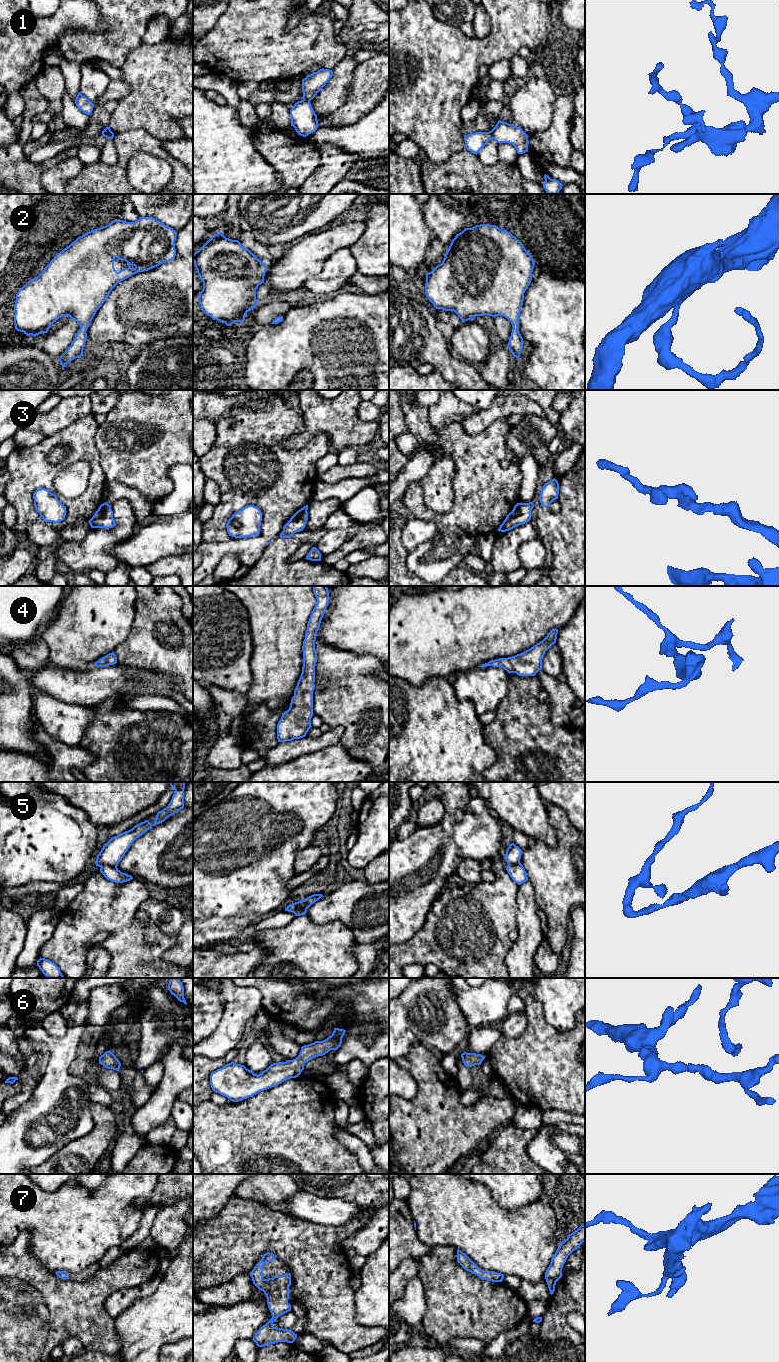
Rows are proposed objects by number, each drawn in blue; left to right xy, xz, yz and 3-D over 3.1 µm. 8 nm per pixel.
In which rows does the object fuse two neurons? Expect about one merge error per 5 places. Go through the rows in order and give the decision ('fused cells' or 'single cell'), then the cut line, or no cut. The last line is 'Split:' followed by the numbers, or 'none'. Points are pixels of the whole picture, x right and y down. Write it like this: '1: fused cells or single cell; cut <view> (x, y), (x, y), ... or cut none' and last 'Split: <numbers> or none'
1: fused cells; cut yz (490, 131), (492, 138)
2: single cell; cut none
3: single cell; cut none
4: single cell; cut none
5: fused cells; cut xy (100, 866), (111, 865), (116, 867)
6: single cell; cut none
7: single cell; cut none
Split: 1, 5

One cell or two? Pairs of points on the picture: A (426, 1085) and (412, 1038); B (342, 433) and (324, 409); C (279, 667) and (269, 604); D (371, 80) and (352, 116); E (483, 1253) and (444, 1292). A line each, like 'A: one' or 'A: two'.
A: two
B: one
C: one
D: one
E: two

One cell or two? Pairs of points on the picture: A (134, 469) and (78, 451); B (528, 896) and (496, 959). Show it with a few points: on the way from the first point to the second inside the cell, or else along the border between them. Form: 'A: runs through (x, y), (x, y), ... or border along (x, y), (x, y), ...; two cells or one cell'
A: border along (94, 435), (99, 464), (106, 480); two cells
B: border along (515, 895), (517, 903), (516, 928); two cells

